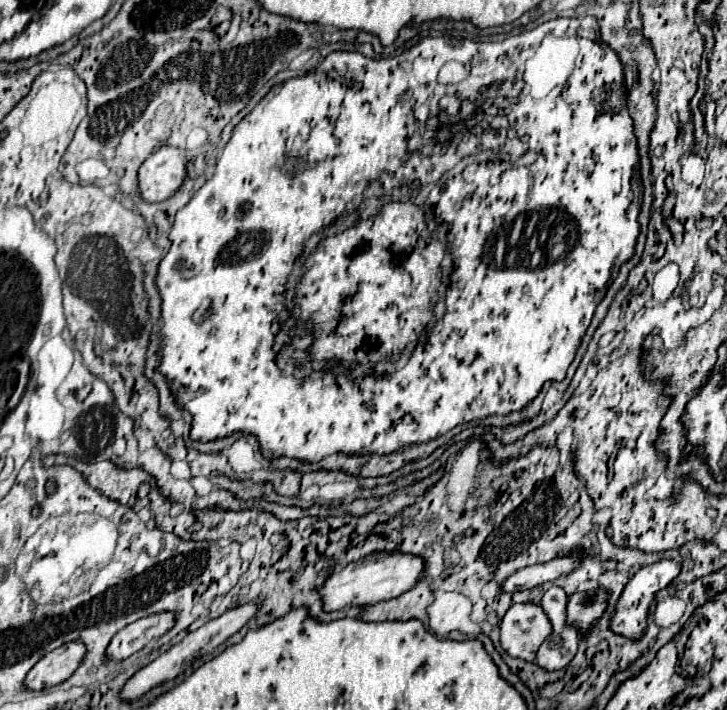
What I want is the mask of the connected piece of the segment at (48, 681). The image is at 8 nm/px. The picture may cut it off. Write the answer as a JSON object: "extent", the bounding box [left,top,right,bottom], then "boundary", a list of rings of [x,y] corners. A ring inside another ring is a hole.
{"extent":[25,640,87,690],"boundary":[[[73,640],[45,654],[27,674],[25,686],[31,690],[43,690],[47,686],[55,686],[65,682],[85,658],[87,648],[81,640]]]}

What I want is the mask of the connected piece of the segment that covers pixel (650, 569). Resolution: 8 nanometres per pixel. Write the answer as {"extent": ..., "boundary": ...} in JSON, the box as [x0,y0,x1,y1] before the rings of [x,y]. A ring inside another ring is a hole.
{"extent":[613,560,681,638],"boundary":[[[661,560],[651,566],[643,566],[635,572],[635,576],[625,586],[621,600],[617,604],[617,612],[613,616],[613,632],[623,634],[627,638],[639,638],[645,630],[649,604],[661,588],[665,588],[677,574],[681,572],[681,564],[673,560]]]}

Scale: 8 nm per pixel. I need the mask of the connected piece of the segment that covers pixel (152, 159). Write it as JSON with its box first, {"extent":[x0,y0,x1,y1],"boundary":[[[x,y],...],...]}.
{"extent":[139,146,187,202],"boundary":[[[161,146],[139,168],[139,188],[145,202],[171,198],[187,178],[187,162],[179,148]]]}

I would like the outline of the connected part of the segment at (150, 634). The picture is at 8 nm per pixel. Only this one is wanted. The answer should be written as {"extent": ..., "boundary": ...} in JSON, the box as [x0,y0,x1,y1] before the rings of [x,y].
{"extent":[107,612,175,660],"boundary":[[[159,612],[153,616],[145,616],[141,620],[135,620],[133,624],[119,630],[111,644],[107,646],[107,658],[111,660],[125,660],[131,654],[145,648],[151,640],[159,640],[163,634],[167,634],[175,626],[175,612]]]}

